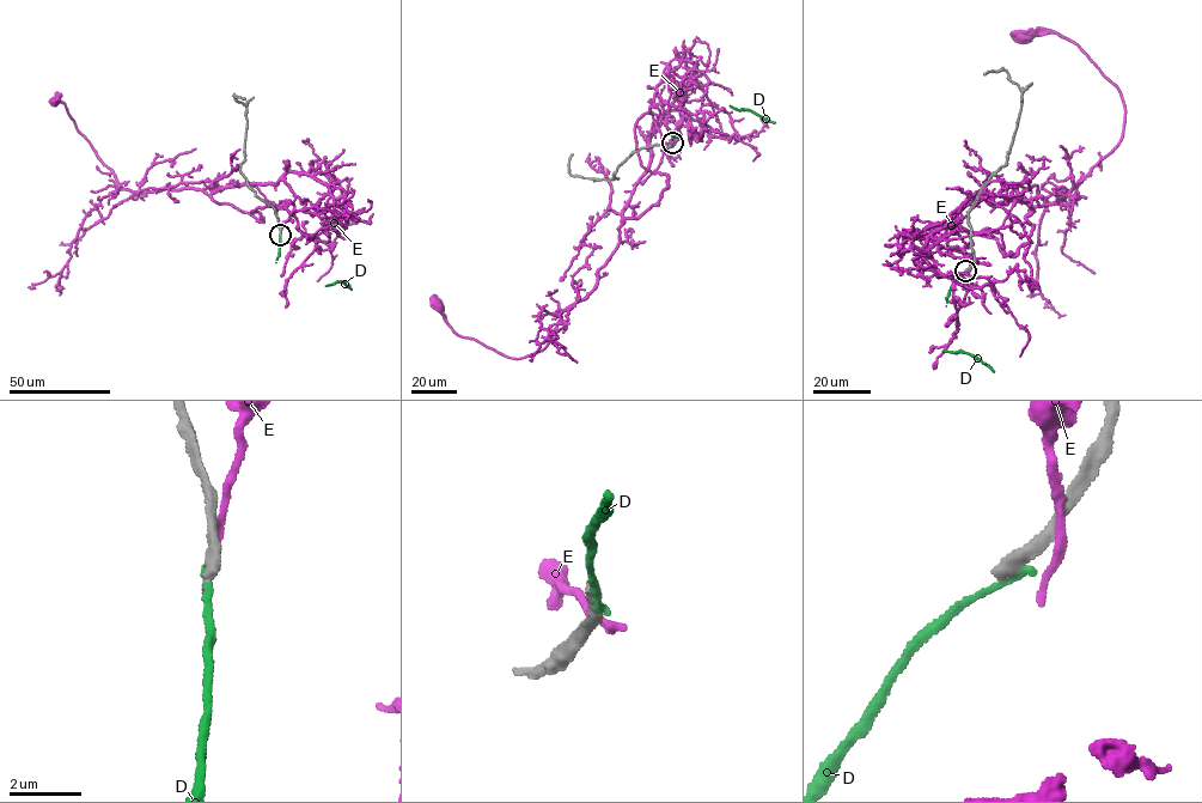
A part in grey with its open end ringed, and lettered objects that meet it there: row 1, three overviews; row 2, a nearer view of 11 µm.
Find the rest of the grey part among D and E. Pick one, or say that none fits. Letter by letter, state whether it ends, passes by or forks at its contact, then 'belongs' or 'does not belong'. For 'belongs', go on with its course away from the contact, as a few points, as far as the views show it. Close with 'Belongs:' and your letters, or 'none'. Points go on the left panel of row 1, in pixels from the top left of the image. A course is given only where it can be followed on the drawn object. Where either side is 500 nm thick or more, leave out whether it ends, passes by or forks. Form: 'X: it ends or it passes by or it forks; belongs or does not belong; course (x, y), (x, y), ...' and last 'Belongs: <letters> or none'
D: it ends; does not belong
E: it passes by; does not belong
Belongs: none

